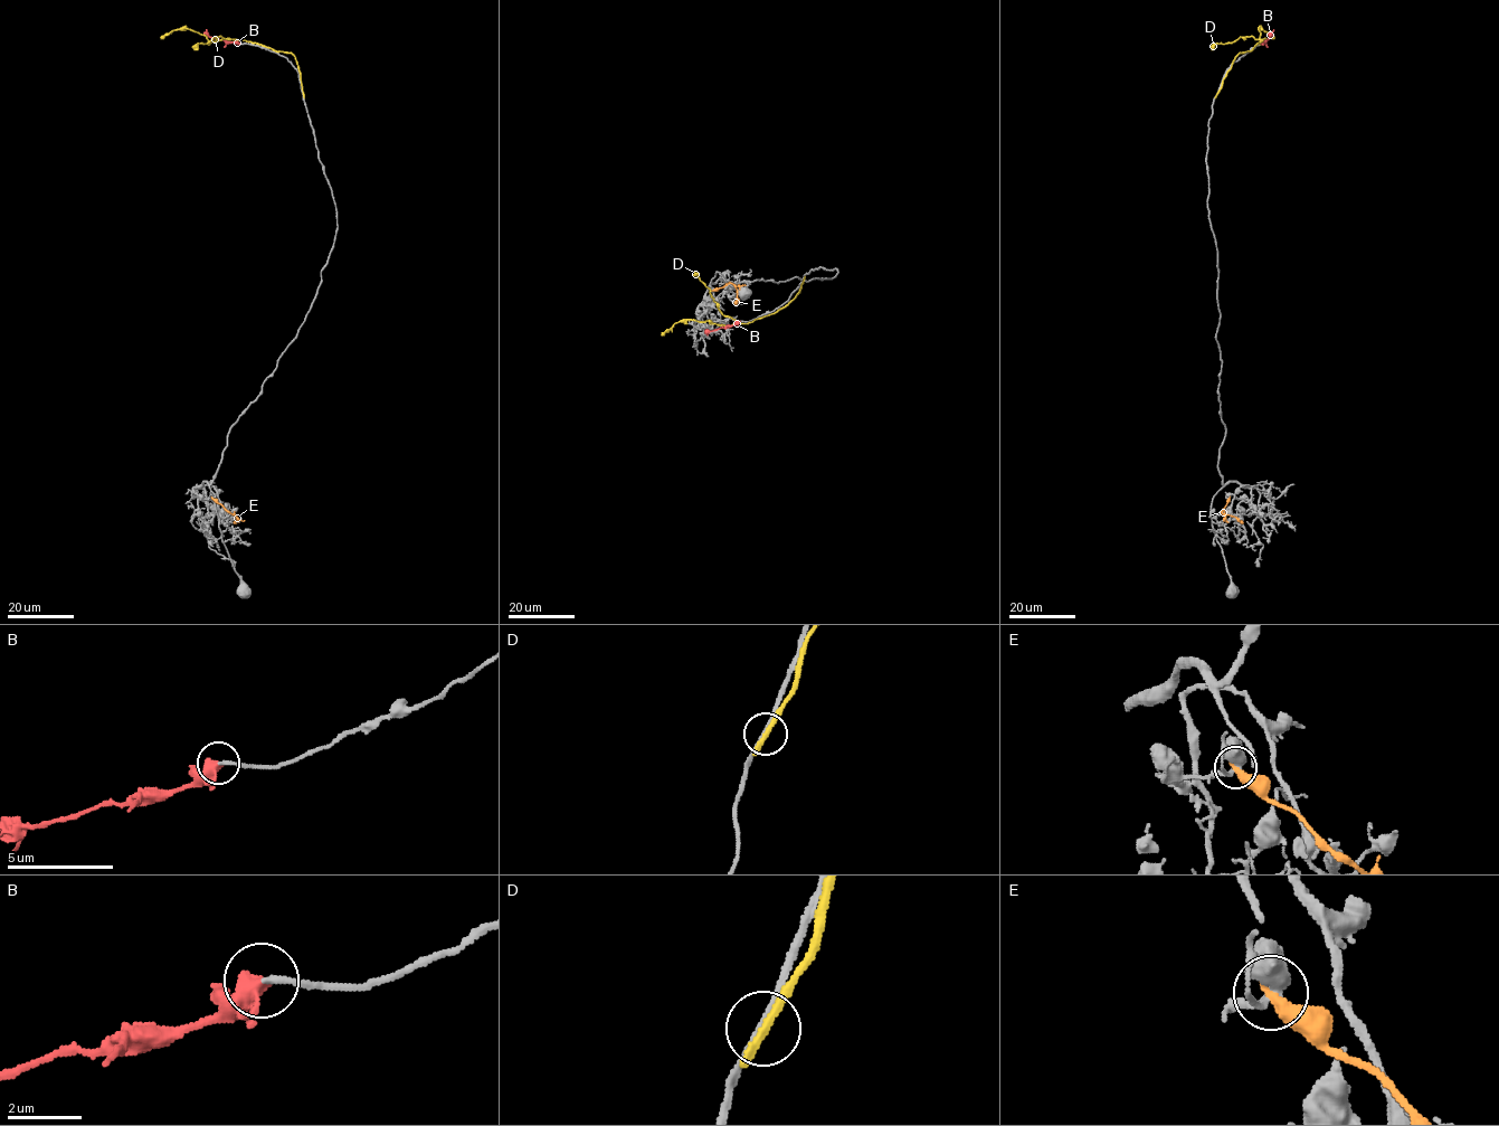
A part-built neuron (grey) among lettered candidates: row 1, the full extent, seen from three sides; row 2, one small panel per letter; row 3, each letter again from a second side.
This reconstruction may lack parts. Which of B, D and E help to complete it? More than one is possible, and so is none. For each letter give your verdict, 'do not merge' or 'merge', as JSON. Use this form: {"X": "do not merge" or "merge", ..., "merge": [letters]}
{"B": "merge", "D": "do not merge", "E": "do not merge", "merge": ["B"]}

